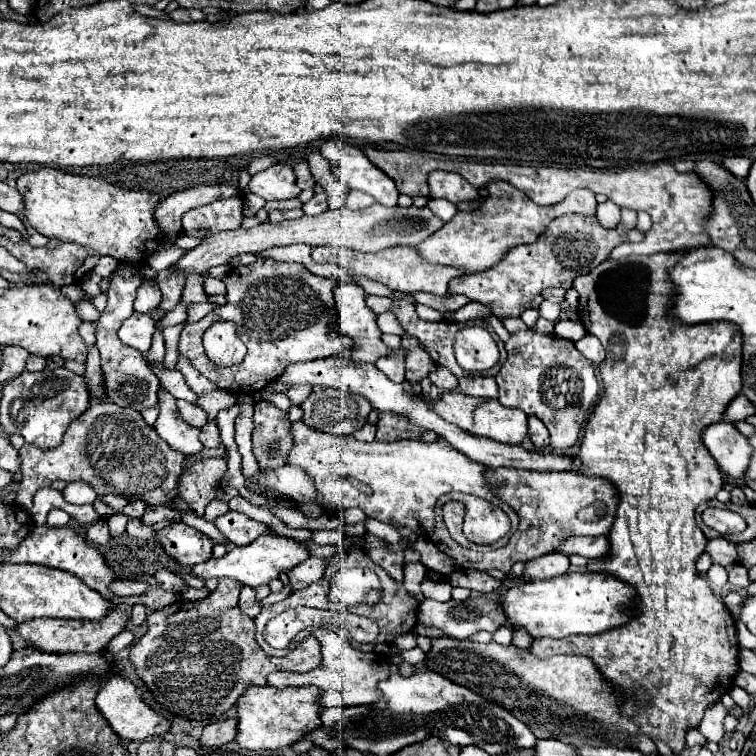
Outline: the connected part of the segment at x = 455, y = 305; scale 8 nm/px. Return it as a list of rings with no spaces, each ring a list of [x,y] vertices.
[[[419,292],[419,294],[413,294],[413,300],[417,304],[425,304],[425,306],[431,306],[439,312],[453,312],[453,310],[459,310],[463,308],[469,298],[467,296],[461,296],[461,294],[449,294],[449,296],[437,296],[437,294],[427,294],[427,292]]]

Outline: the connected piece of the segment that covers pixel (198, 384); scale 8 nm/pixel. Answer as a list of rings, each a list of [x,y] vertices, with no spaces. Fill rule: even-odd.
[[[178,355],[176,368],[185,377],[186,383],[196,394],[211,392],[217,389],[217,386],[201,375],[182,355]]]

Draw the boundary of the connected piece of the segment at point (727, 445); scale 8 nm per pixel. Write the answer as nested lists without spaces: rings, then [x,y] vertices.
[[[717,422],[707,426],[703,432],[703,444],[725,474],[733,478],[745,476],[751,460],[751,444],[733,424]]]

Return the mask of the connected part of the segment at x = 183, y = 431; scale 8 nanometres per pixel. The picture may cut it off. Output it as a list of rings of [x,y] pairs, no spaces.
[[[163,387],[158,391],[159,418],[155,420],[155,432],[173,448],[183,454],[197,454],[203,450],[199,430],[183,422],[175,408],[175,398]]]

